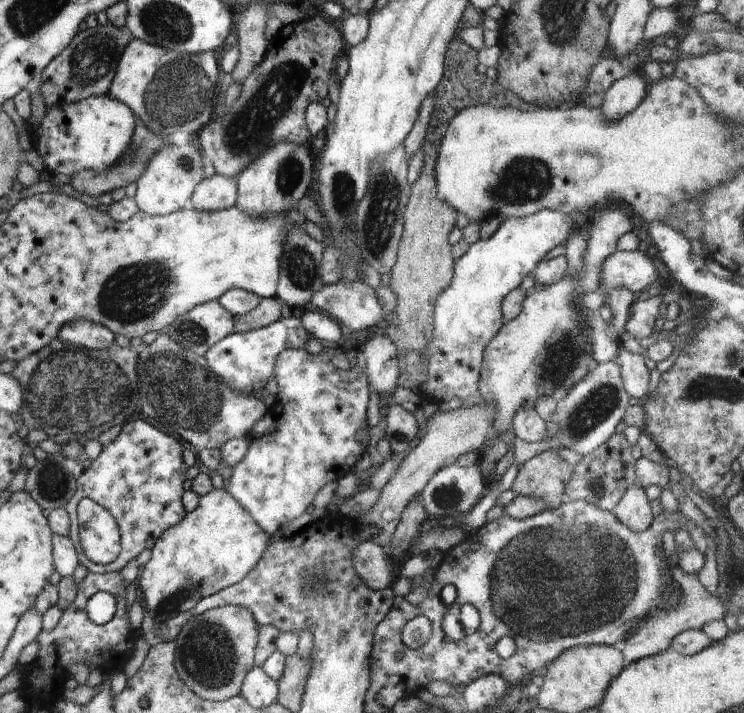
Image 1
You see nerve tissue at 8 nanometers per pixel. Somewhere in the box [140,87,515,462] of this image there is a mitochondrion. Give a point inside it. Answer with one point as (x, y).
(382, 212)

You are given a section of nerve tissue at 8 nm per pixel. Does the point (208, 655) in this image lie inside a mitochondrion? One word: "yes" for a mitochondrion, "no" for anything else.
yes

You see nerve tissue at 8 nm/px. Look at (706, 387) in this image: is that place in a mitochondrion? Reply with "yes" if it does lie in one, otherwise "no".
yes

